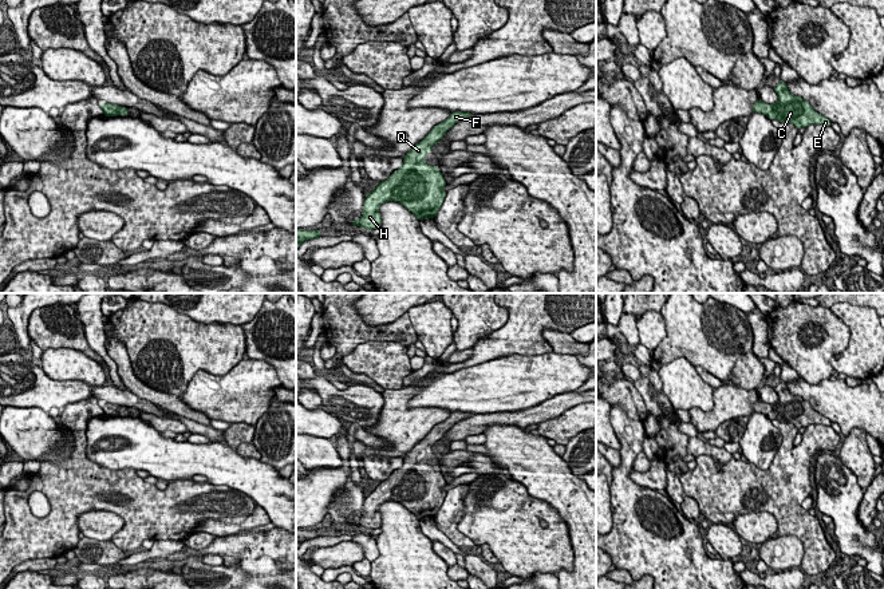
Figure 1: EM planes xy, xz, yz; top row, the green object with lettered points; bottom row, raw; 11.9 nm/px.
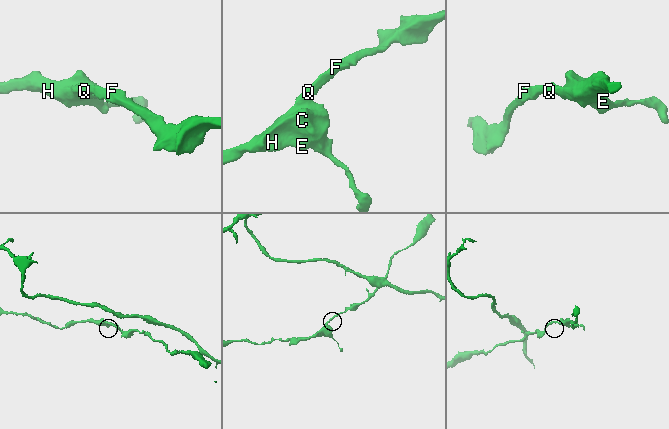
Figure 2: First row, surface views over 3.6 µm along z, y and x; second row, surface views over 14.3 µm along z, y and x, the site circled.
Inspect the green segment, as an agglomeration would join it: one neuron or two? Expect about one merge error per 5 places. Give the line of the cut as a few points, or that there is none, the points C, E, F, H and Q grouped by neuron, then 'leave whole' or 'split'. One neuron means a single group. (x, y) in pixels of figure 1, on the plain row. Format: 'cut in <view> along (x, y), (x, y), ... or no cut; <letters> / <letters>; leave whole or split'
no cut; C E F H Q; leave whole

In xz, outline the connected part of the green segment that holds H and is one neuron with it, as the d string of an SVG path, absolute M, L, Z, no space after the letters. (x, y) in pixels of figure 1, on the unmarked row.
M455 411L445 422L434 426L426 438L403 456L402 467L367 494L360 519L351 521L351 525L367 530L379 529L382 517L378 507L388 501L403 505L419 521L426 517L434 518L446 497L443 490L446 481L438 466L427 465L423 456L443 438L447 430L471 415L471 412Z

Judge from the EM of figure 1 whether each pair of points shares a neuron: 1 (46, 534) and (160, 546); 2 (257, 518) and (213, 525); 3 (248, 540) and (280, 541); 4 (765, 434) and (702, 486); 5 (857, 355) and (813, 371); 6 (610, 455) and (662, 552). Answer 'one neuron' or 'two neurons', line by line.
1: two neurons
2: one neuron
3: one neuron
4: two neurons
5: two neurons
6: two neurons

